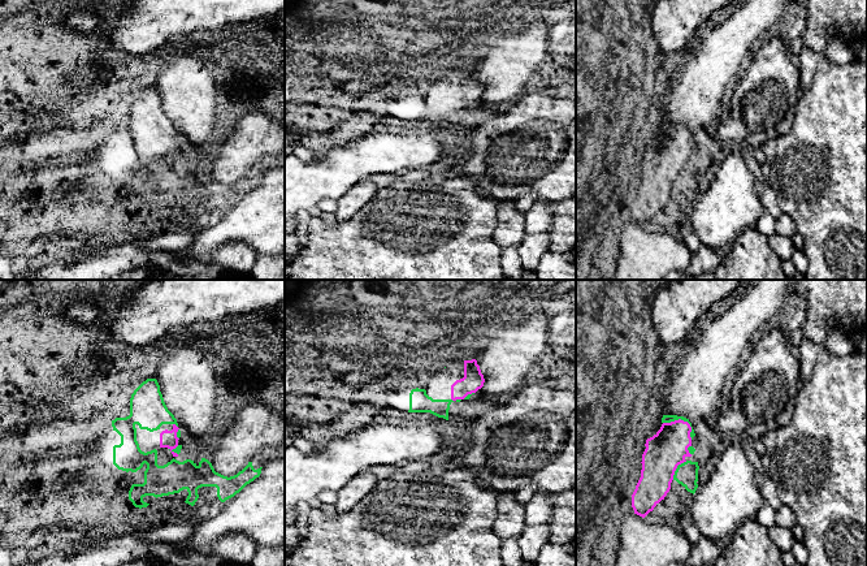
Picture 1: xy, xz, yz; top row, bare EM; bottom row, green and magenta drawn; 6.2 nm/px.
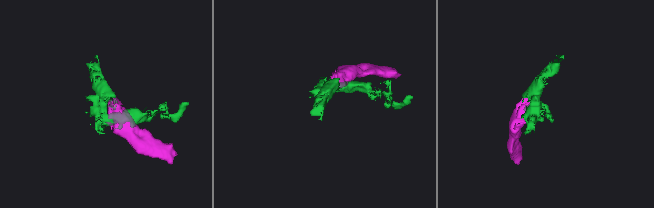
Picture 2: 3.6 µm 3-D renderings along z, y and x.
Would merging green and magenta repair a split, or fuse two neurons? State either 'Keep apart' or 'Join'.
Join

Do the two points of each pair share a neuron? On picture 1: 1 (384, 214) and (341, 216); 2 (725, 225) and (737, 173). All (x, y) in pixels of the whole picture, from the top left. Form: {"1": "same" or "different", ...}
{"1": "different", "2": "same"}

